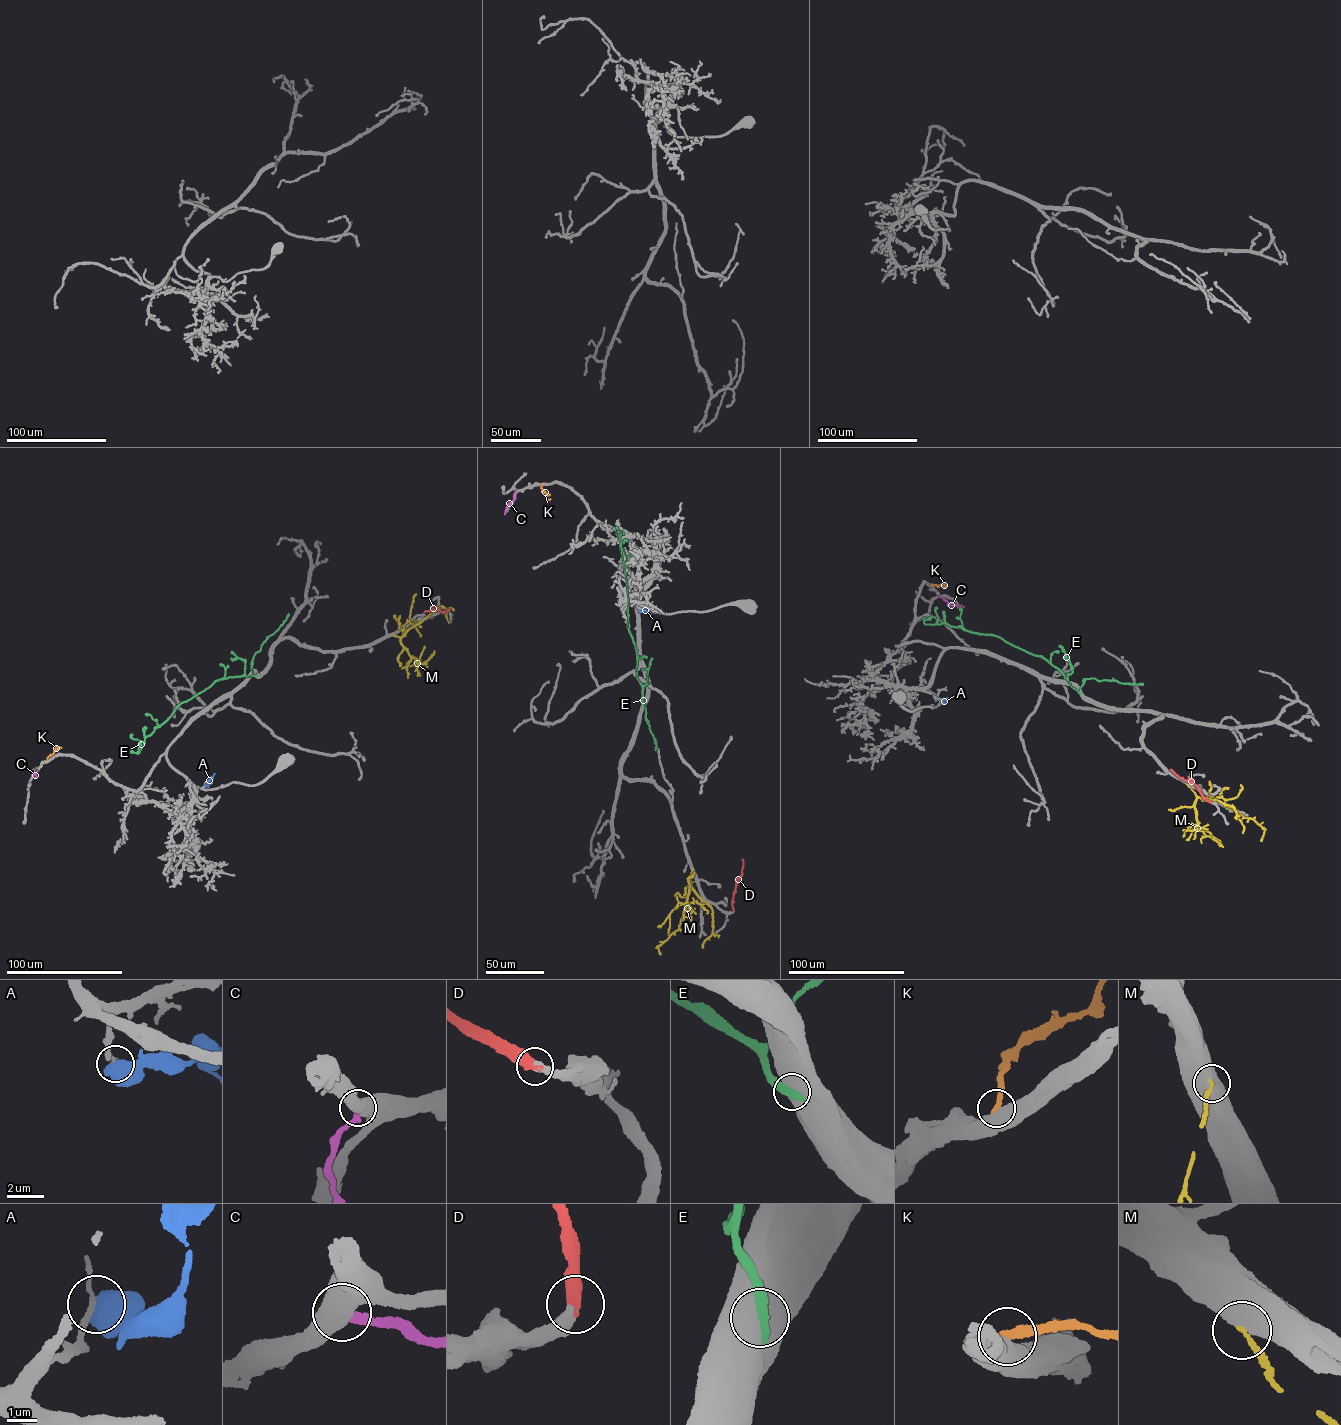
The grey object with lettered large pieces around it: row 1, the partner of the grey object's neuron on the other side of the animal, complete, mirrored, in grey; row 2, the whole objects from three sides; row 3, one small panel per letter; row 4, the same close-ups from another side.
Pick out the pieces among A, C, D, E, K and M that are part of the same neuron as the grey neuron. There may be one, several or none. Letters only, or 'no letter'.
D

